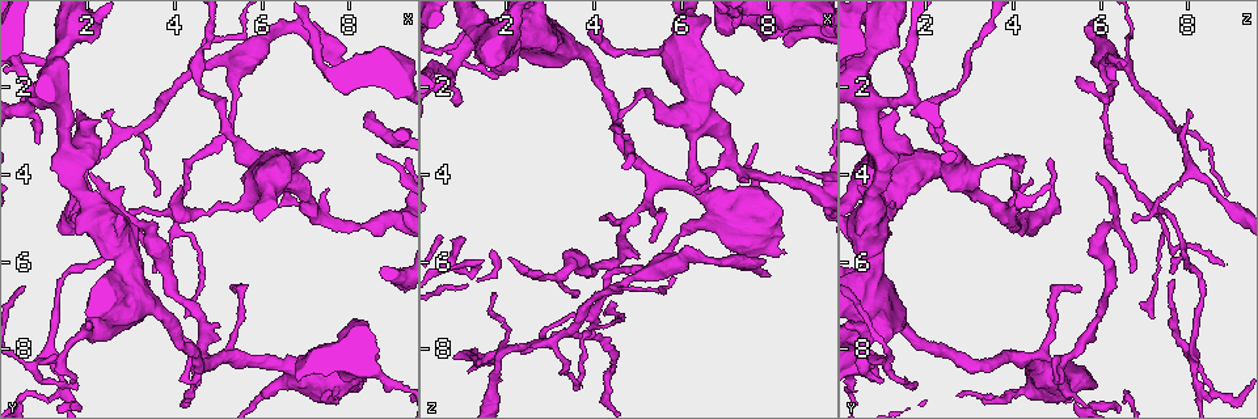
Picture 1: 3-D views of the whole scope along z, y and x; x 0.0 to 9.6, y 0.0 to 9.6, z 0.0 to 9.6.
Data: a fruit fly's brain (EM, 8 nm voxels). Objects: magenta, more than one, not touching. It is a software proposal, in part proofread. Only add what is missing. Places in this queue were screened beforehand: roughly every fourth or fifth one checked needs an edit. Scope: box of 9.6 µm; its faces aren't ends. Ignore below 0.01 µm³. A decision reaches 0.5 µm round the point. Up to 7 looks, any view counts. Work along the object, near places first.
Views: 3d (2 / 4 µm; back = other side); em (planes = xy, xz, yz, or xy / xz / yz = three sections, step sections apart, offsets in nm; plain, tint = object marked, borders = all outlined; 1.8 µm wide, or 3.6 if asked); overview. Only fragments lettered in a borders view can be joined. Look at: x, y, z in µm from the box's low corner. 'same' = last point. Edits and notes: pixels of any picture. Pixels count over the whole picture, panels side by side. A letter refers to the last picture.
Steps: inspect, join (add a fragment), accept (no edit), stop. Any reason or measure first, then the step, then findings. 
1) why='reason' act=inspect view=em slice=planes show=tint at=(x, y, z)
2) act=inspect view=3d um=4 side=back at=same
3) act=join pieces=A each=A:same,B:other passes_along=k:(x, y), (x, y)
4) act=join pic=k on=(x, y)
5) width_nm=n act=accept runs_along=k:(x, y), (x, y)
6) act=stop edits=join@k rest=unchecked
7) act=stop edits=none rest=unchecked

why='branch stops here' act=inspect view=em um=3.6 slice=xy step=8 show=borders at=(8.20, 7.50, 0.80)

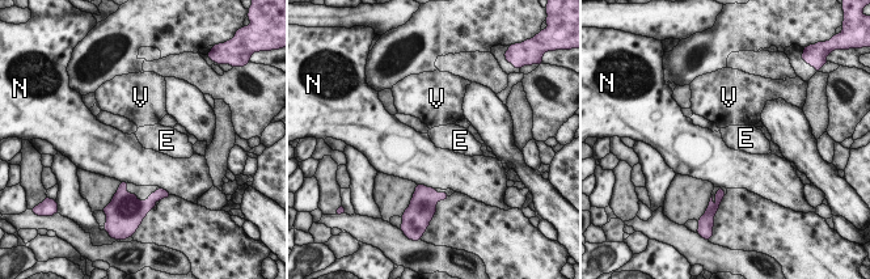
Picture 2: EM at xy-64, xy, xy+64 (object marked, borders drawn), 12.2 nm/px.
why='cut it another way' act=inspect view=em um=3.6 slice=planes show=borders at=same

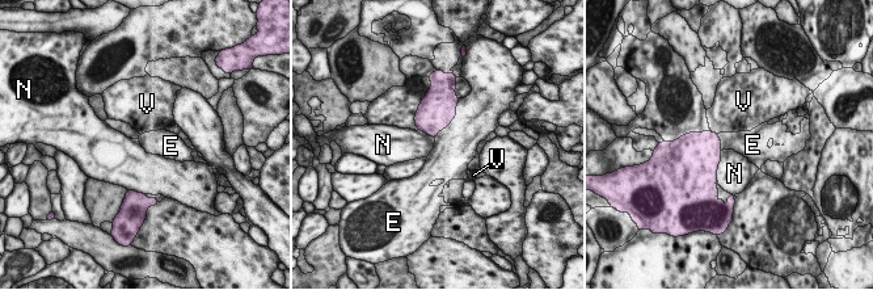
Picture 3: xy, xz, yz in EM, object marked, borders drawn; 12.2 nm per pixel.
longest_contact=E:500nm act=accept each=E:other,N:other,V:other border=3:(458, 103), (455, 117), (434, 137) found='none of them fits'

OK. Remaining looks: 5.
why='thick turns thin' act=inspect view=em um=3.6 slice=planes show=borders at=(6.40, 8.40, 4.50)

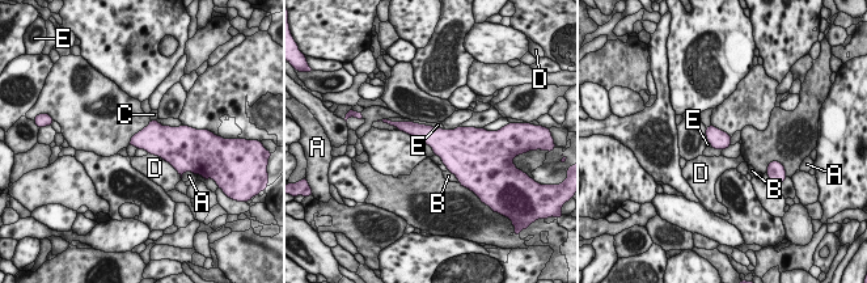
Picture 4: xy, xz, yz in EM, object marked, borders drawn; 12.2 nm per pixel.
act=accept each=A:other,B:other,C:other,D:other,E:other border=4:(390, 121), (413, 121), (444, 129) found='no lettered fragment goes on from it'

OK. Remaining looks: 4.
why='branch stops here' act=inspect view=em slice=planes show=borders at=(0.95, 1.70, 5.45)

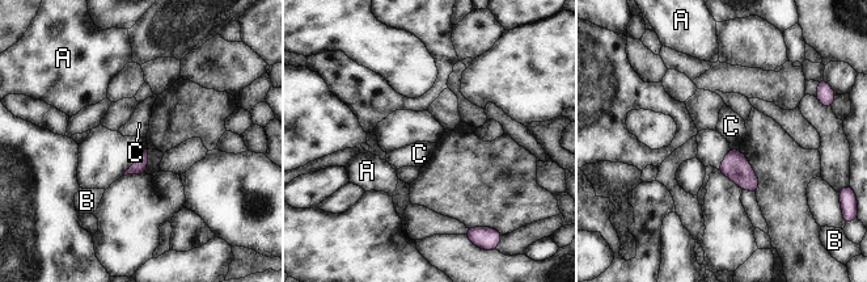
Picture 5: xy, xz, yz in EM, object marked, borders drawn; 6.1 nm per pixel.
act=accept each=A:other,B:other,C:other border=5:(730, 147), (739, 151) found='none of them fits'

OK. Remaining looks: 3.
act=stop edits=none rest=unchecked

